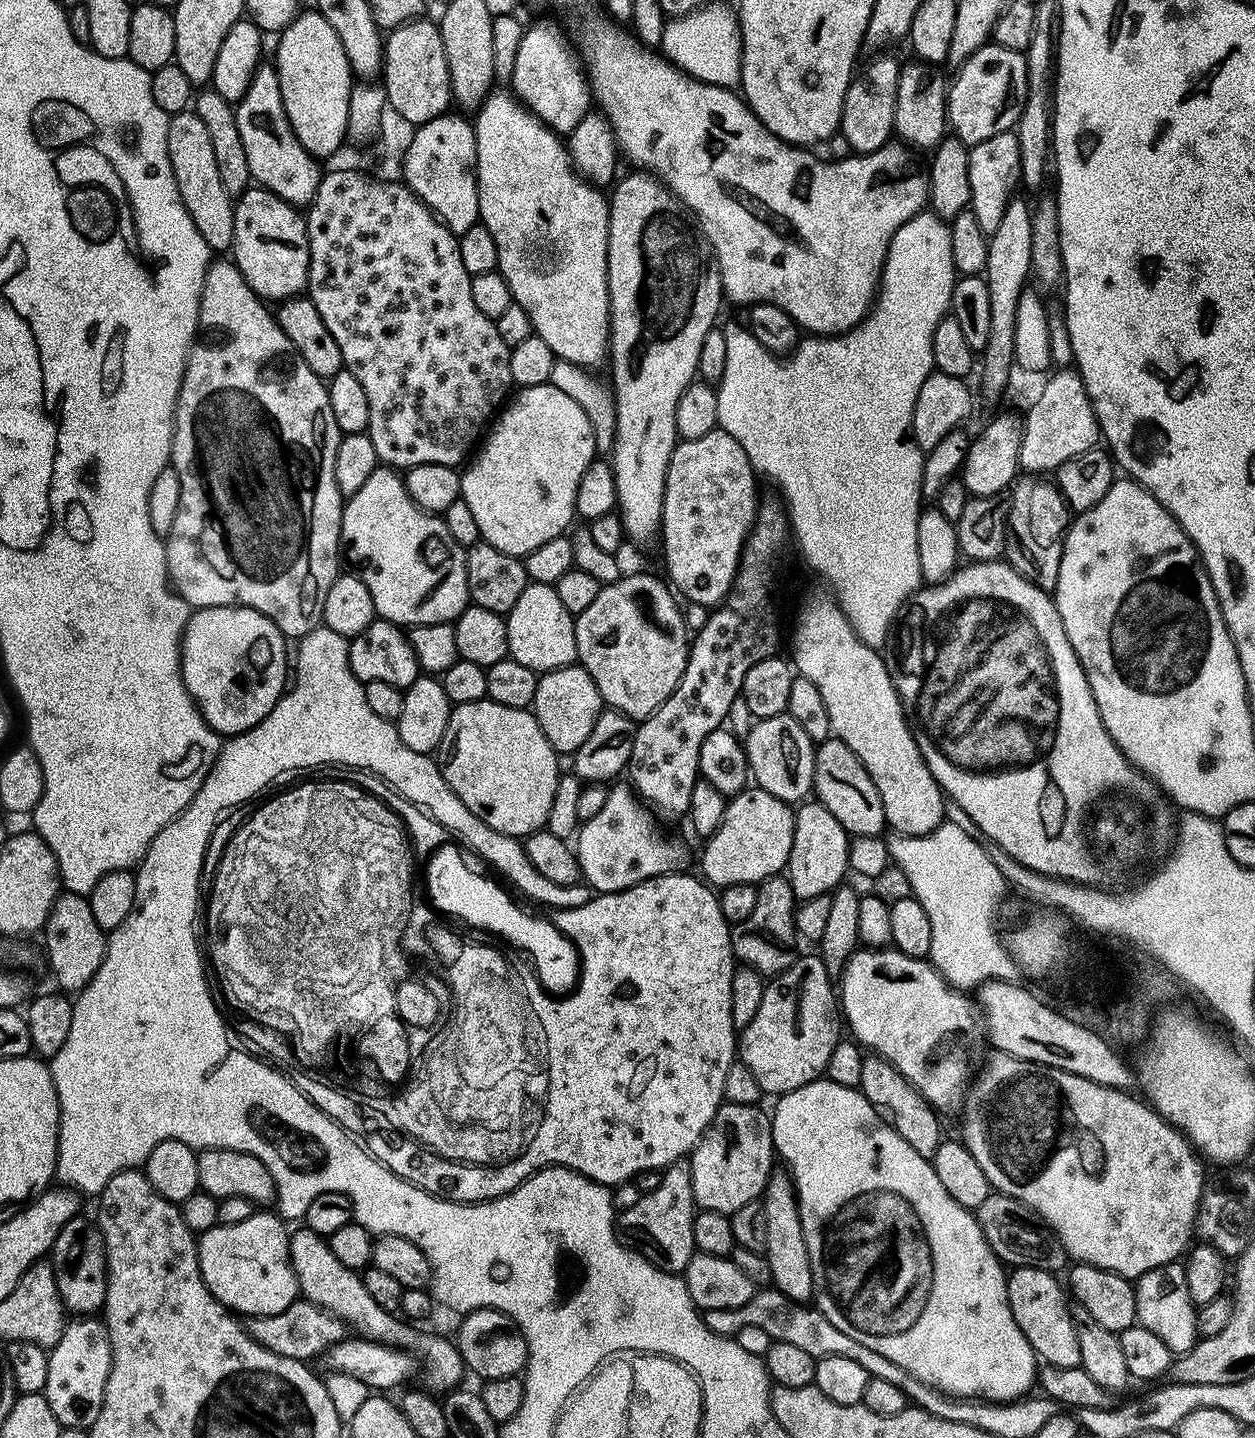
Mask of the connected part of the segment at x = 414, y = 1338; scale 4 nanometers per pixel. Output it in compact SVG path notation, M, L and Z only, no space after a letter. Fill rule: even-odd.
M303 1226L297 1227L297 1232L293 1231L288 1238L290 1246L290 1258L294 1266L294 1274L296 1281L300 1287L300 1296L305 1300L314 1302L318 1306L322 1306L326 1310L330 1310L332 1314L344 1321L345 1325L360 1328L359 1335L366 1340L376 1340L379 1344L388 1344L391 1348L402 1348L405 1352L412 1353L416 1357L419 1367L424 1372L423 1387L432 1394L447 1394L457 1387L461 1382L460 1379L466 1376L464 1359L460 1357L455 1343L451 1339L448 1340L444 1336L435 1336L432 1332L419 1332L415 1323L409 1322L407 1319L401 1318L395 1312L387 1312L374 1302L374 1298L370 1298L370 1293L366 1291L363 1275L357 1269L350 1266L342 1266L342 1261L336 1257L334 1250L330 1250L327 1239L318 1235L314 1230Z

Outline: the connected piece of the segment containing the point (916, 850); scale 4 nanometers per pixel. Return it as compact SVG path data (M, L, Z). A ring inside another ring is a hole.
M947 822L925 836L892 834L887 841L892 864L900 867L912 887L911 895L926 910L932 933L927 959L944 979L961 990L975 990L987 980L1015 981L1016 961L996 933L996 911L1004 900L1006 885L983 843L971 831Z

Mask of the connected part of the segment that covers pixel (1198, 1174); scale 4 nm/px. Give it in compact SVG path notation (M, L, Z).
M996 1052L977 1076L975 1073L967 1089L966 1099L962 1104L962 1113L964 1112L962 1143L970 1150L970 1154L974 1154L978 1166L982 1166L993 1189L1034 1209L1058 1234L1062 1246L1073 1261L1117 1272L1119 1276L1135 1282L1142 1274L1158 1266L1175 1264L1185 1255L1189 1247L1188 1239L1193 1239L1196 1230L1196 1216L1200 1212L1200 1199L1204 1193L1206 1175L1204 1176L1203 1168L1205 1165L1196 1149L1192 1147L1192 1143L1174 1125L1165 1122L1143 1099L1135 1100L1130 1095L1132 1094L1129 1091L1107 1088L1078 1074L1066 1074L1066 1070L1019 1060L1007 1056L1005 1052Z

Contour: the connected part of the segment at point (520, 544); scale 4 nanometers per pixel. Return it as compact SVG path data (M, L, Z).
M552 384L521 388L515 394L517 396L513 395L507 401L506 407L487 429L479 445L481 448L476 461L474 456L471 463L463 469L460 495L463 507L468 507L468 512L480 531L479 539L483 543L498 546L498 550L506 554L523 558L544 542L569 531L568 523L576 516L576 487L586 466L597 459L598 443L590 412Z

